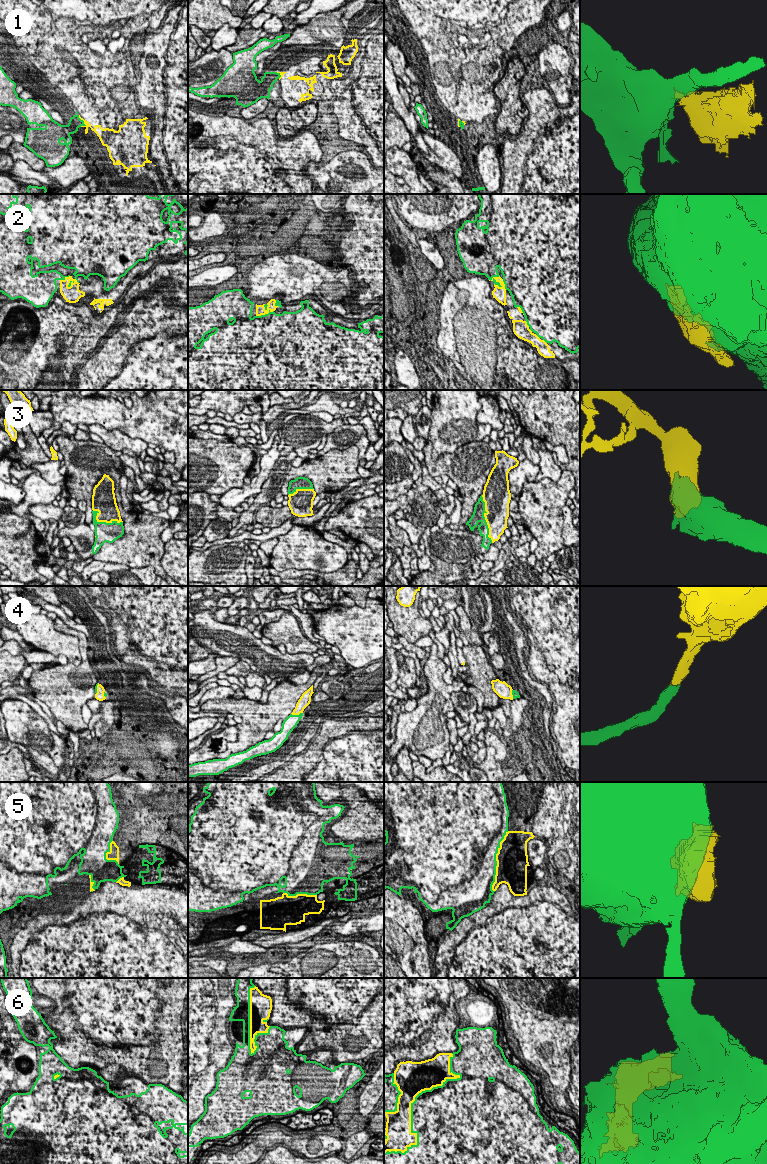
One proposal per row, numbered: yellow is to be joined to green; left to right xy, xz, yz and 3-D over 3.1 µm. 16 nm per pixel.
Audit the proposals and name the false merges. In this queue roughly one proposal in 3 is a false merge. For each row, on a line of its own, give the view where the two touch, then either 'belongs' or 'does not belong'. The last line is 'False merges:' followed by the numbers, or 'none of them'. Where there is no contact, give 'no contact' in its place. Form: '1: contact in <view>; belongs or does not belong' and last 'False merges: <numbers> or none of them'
1: contact in xy; does not belong
2: contact in xz; belongs
3: contact in yz; belongs
4: contact in xz; belongs
5: contact in yz; does not belong
6: contact in yz; belongs
False merges: 1, 5

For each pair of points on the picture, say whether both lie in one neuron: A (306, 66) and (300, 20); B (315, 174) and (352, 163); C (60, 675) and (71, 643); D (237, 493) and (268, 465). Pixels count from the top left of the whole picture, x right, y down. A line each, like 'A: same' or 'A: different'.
A: different
B: same
C: different
D: same

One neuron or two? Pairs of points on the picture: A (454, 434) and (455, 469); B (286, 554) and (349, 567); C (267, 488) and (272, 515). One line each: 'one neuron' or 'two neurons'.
A: two neurons
B: two neurons
C: two neurons

